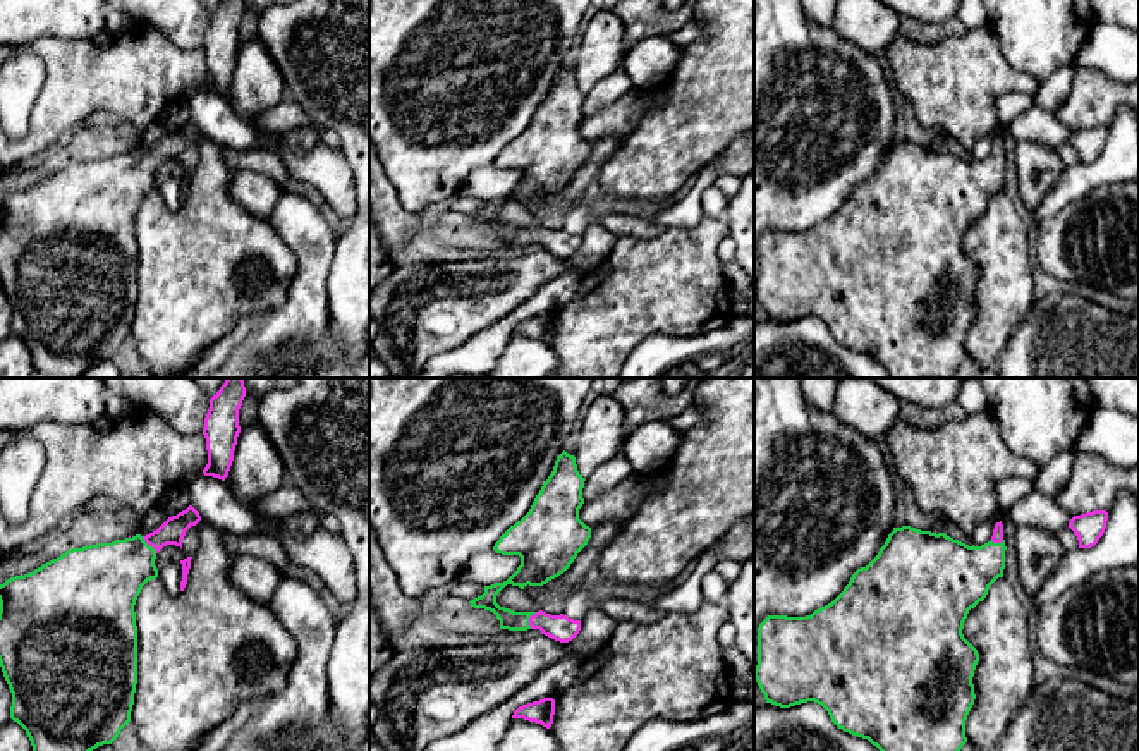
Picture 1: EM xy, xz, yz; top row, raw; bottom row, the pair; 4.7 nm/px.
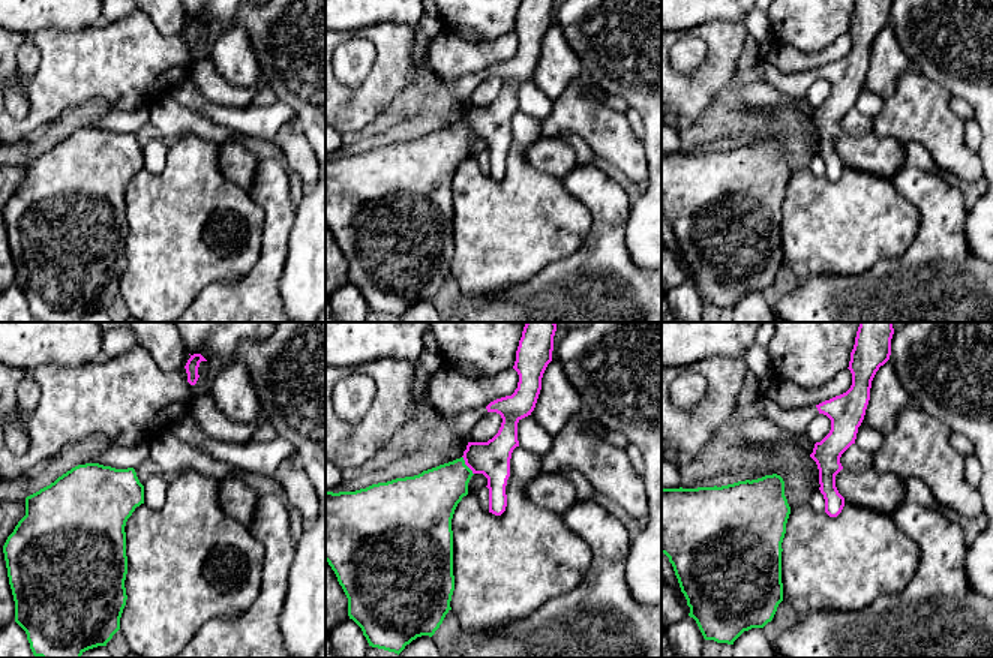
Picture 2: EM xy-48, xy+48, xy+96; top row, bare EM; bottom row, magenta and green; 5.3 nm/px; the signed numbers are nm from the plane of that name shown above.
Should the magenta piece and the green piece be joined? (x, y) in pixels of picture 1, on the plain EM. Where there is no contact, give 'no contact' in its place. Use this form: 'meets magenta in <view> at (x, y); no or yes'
meets magenta in xy at (150, 160); yes

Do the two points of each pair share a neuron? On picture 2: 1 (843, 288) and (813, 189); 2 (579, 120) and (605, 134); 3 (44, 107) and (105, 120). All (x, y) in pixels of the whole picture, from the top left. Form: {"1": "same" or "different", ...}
{"1": "different", "2": "same", "3": "different"}

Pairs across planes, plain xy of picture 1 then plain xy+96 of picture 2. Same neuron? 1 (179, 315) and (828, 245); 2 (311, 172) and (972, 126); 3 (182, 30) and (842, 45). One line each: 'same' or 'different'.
1: same
2: different
3: different

